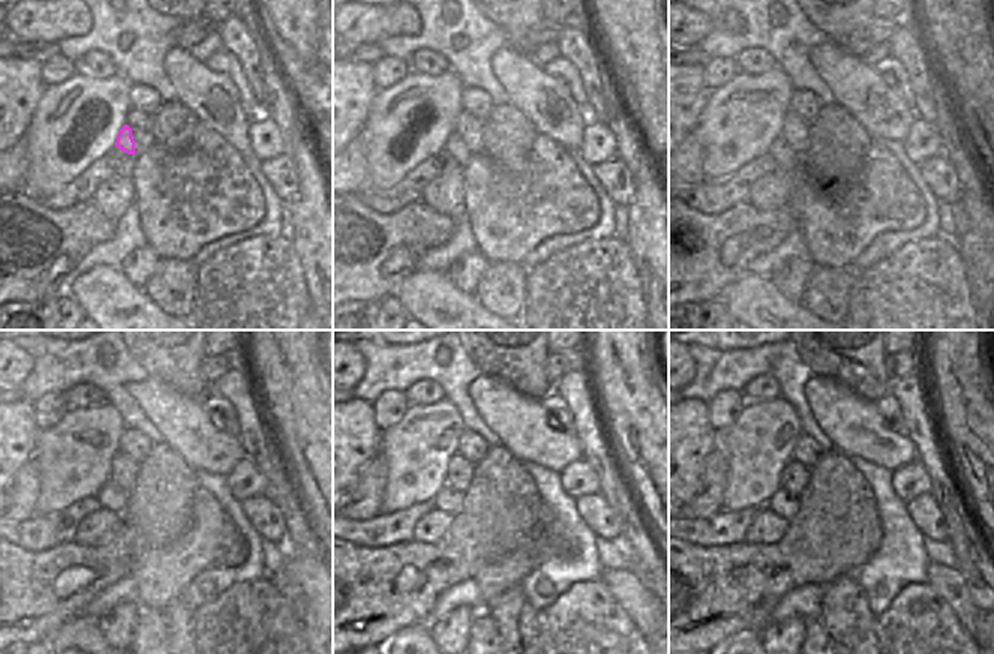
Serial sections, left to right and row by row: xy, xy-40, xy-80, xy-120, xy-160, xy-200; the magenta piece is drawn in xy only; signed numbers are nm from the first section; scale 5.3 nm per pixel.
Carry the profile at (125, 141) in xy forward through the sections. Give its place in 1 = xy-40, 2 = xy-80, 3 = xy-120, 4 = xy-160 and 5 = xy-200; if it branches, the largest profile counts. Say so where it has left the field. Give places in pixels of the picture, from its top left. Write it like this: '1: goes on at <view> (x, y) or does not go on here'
1: goes on at xy-40 (455, 147)
2: goes on at xy-80 (786, 159)
3: goes on at xy-120 (113, 498)
4: goes on at xy-160 (447, 500)
5: goes on at xy-200 (783, 503)

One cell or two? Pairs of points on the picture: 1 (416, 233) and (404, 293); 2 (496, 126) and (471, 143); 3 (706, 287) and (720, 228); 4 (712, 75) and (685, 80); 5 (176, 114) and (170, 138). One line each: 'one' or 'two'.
1: two
2: two
3: one
4: two
5: one

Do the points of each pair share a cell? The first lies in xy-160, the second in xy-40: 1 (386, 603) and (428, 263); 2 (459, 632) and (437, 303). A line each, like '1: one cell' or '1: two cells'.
1: two cells
2: two cells

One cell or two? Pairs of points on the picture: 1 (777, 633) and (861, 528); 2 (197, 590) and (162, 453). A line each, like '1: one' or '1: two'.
1: two
2: two

